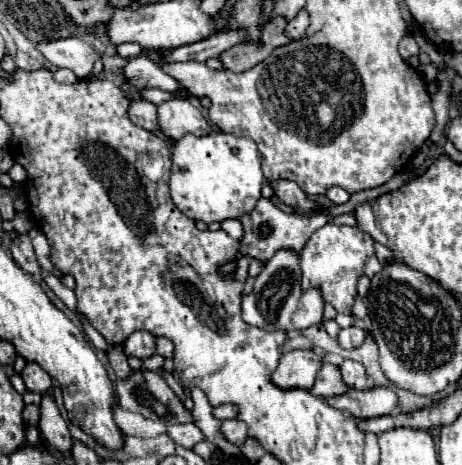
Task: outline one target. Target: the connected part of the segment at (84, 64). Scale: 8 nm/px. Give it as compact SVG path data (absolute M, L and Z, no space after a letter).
M68 37L68 39L52 39L52 41L38 41L34 47L56 67L66 67L74 71L78 77L88 77L92 73L94 65L94 49L78 39L78 37Z

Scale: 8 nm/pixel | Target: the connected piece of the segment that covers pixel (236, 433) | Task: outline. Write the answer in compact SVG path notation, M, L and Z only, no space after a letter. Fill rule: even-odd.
M238 419L224 421L222 427L220 427L220 433L234 445L242 445L246 441L246 437L248 437L246 435L246 425L242 421L238 421Z

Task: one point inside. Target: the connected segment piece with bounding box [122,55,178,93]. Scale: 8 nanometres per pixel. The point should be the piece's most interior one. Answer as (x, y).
(139, 72)

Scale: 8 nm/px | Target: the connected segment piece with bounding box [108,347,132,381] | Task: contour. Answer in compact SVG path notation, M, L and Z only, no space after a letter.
M114 347L114 349L108 353L108 357L110 357L110 363L112 363L114 373L116 373L118 379L124 381L124 379L128 379L128 377L132 375L132 369L130 369L130 365L128 365L126 355L122 353L122 347Z

